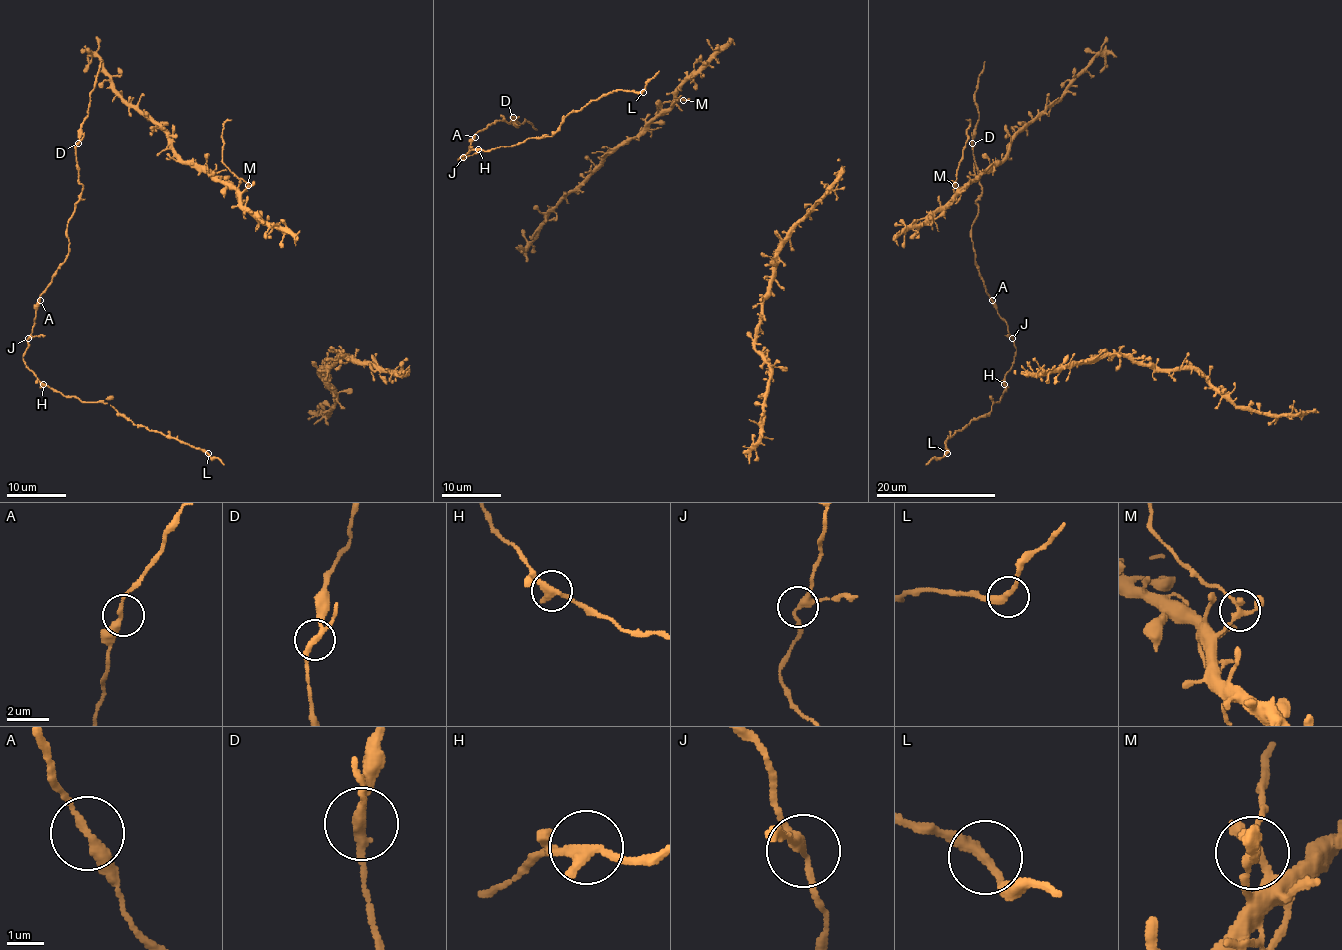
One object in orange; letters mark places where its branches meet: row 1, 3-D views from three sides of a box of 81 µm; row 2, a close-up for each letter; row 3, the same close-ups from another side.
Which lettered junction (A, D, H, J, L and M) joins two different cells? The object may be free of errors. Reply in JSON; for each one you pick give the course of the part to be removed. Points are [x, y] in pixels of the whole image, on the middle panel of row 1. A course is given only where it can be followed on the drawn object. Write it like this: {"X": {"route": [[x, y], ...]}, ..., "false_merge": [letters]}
{"M": {"route": [[683, 99], [665, 101], [658, 105], [656, 113], [667, 111]]}, "false_merge": ["M"]}

